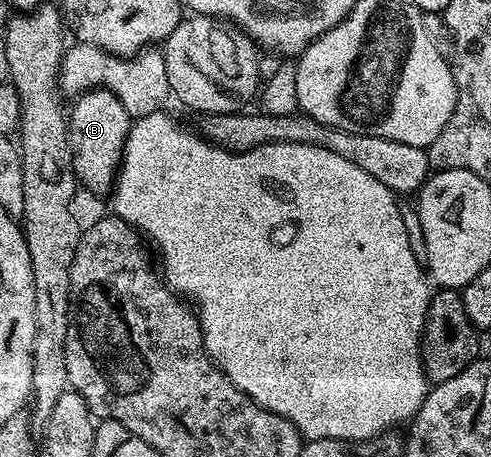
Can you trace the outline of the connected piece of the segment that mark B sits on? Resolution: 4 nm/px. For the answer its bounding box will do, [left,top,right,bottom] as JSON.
[68,88,132,195]

